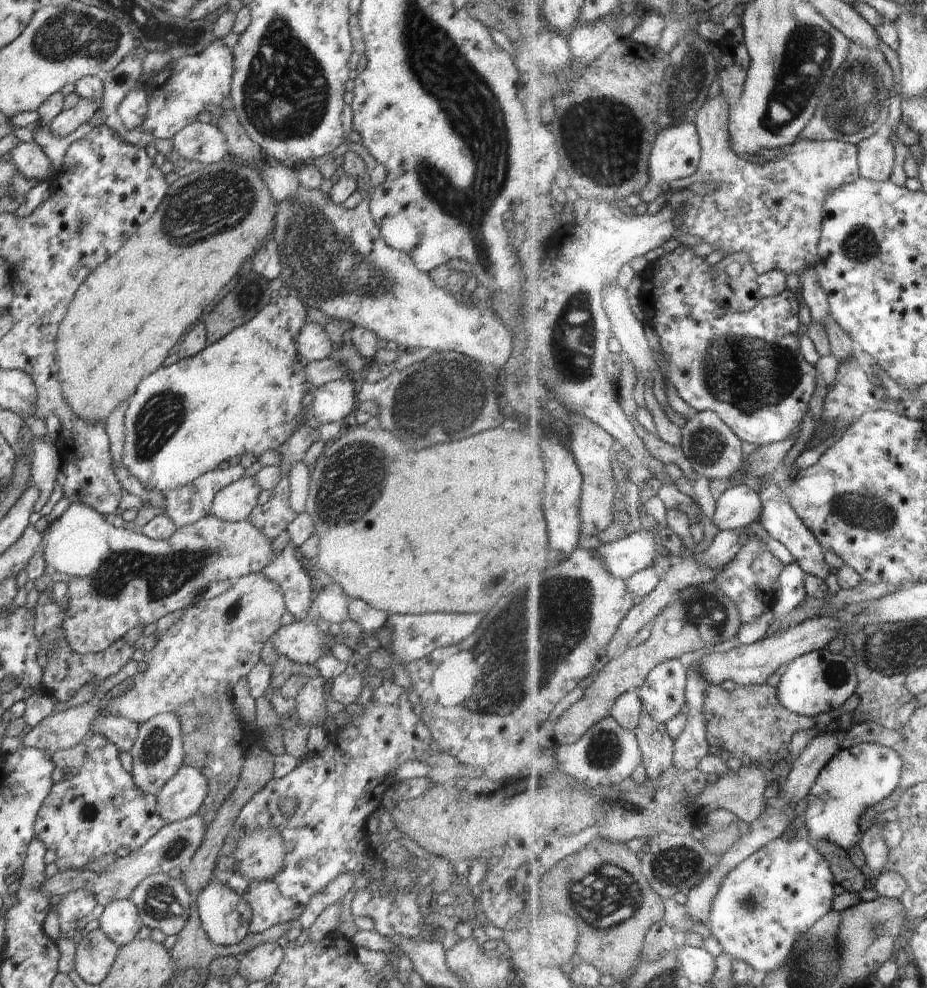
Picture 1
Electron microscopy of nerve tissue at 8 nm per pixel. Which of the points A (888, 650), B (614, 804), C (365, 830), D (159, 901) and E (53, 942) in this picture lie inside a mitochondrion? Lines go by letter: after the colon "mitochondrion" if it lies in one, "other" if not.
A: mitochondrion
B: mitochondrion
C: other
D: mitochondrion
E: other

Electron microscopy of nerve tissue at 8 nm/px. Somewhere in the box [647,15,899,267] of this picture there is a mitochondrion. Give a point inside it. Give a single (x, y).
(809, 49)

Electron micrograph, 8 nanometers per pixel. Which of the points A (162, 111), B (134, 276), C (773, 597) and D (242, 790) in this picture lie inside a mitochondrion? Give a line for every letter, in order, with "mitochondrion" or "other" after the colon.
A: other
B: other
C: other
D: other

